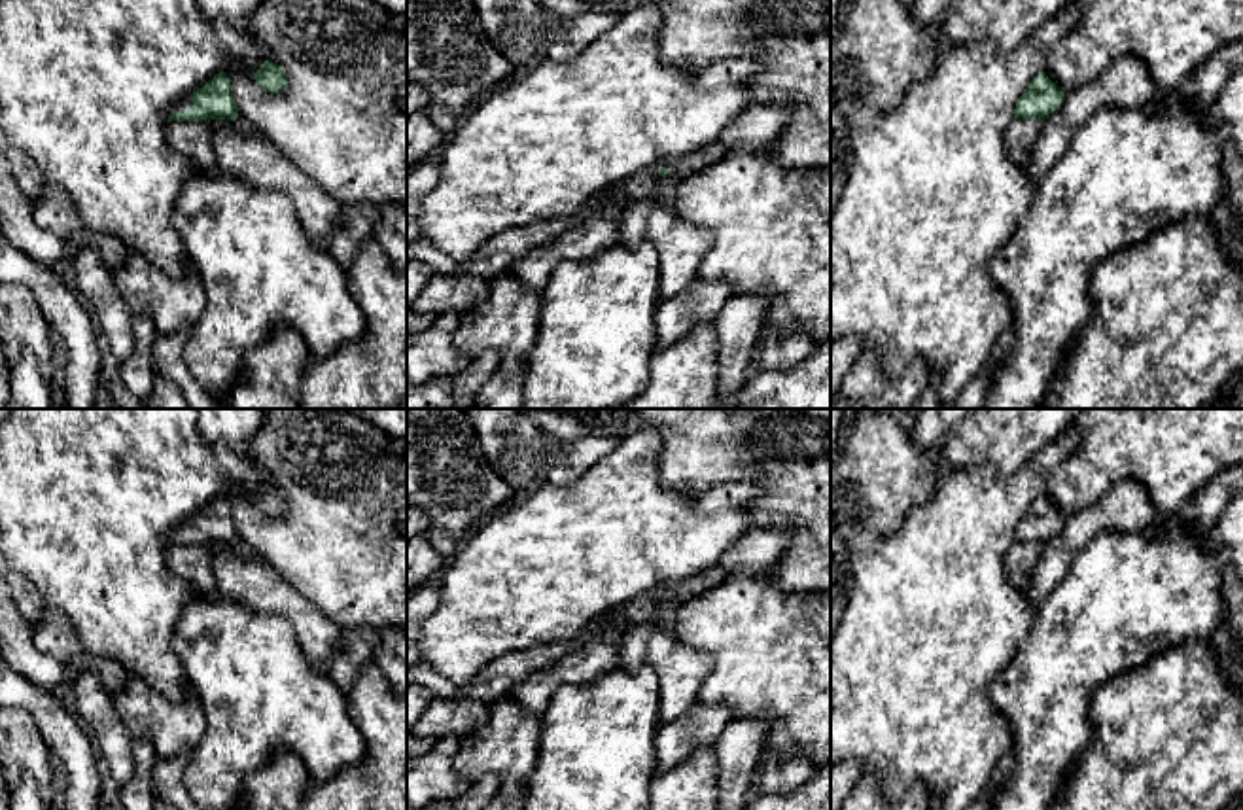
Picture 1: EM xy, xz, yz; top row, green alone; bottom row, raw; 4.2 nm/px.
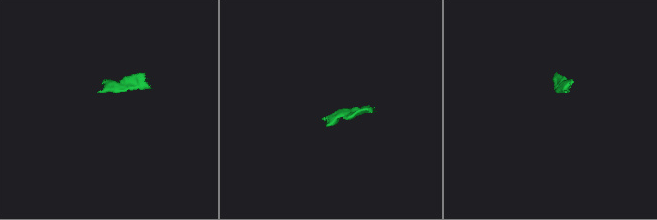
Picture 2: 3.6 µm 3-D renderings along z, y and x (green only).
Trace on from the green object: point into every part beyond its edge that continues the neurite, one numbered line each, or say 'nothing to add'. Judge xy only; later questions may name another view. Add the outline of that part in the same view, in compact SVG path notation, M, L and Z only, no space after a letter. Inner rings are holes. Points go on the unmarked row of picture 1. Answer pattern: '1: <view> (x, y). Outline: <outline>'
1: xy (186, 527). Outline: M193 517L185 519L182 524L172 528L166 536L165 541L170 541L176 536L187 536L193 530Z

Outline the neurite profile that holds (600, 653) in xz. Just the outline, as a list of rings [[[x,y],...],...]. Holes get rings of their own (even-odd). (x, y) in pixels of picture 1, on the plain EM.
[[[717,566],[687,579],[664,581],[634,596],[630,602],[596,619],[585,645],[568,653],[554,664],[530,674],[507,695],[526,712],[541,715],[562,685],[586,683],[615,670],[619,666],[621,638],[632,625],[651,621],[670,630],[679,608],[700,594],[711,592],[727,579],[728,573]]]

